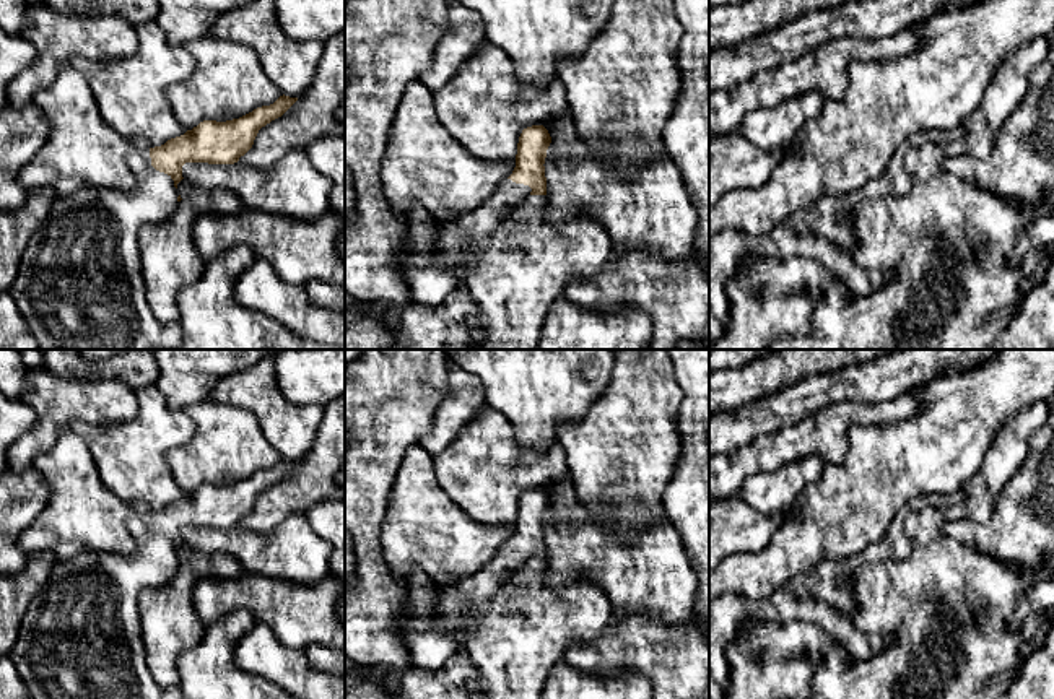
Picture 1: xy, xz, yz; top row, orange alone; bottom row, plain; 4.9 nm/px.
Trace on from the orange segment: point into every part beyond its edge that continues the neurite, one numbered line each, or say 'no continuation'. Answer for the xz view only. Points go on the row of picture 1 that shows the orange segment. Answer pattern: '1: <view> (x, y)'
1: xz (461, 241)

